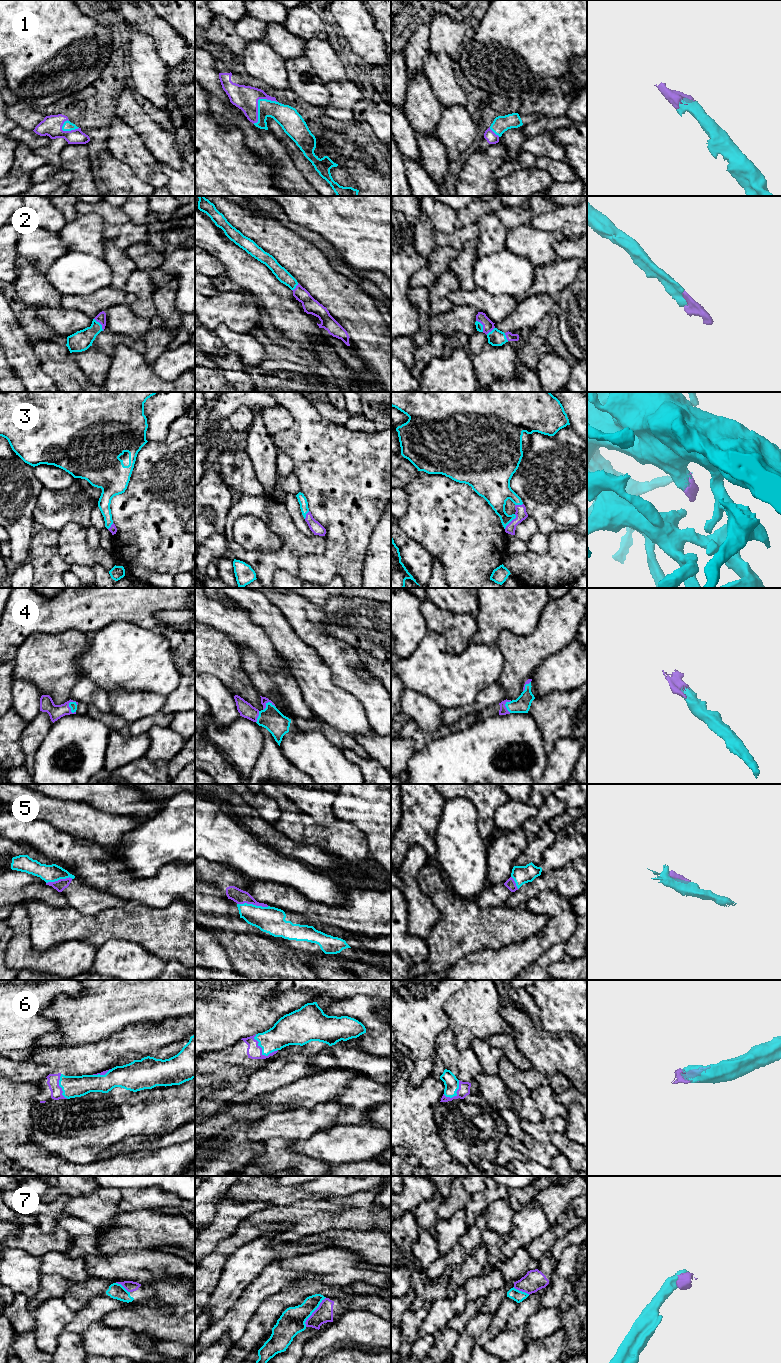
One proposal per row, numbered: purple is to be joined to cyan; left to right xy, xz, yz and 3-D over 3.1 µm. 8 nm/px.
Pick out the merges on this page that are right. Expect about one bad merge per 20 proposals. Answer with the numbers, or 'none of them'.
1, 2, 3, 4, 5, 6, 7

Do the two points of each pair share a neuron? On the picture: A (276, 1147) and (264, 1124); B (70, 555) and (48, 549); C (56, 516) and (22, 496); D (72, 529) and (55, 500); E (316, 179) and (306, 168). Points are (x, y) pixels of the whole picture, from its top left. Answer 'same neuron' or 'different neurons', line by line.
A: different neurons
B: different neurons
C: different neurons
D: different neurons
E: same neuron

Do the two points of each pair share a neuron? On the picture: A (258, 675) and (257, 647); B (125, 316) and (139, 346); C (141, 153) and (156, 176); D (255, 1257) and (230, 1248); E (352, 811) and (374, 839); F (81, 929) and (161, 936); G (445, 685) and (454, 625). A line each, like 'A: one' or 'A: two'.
A: two
B: two
C: one
D: two
E: one
F: one
G: two

